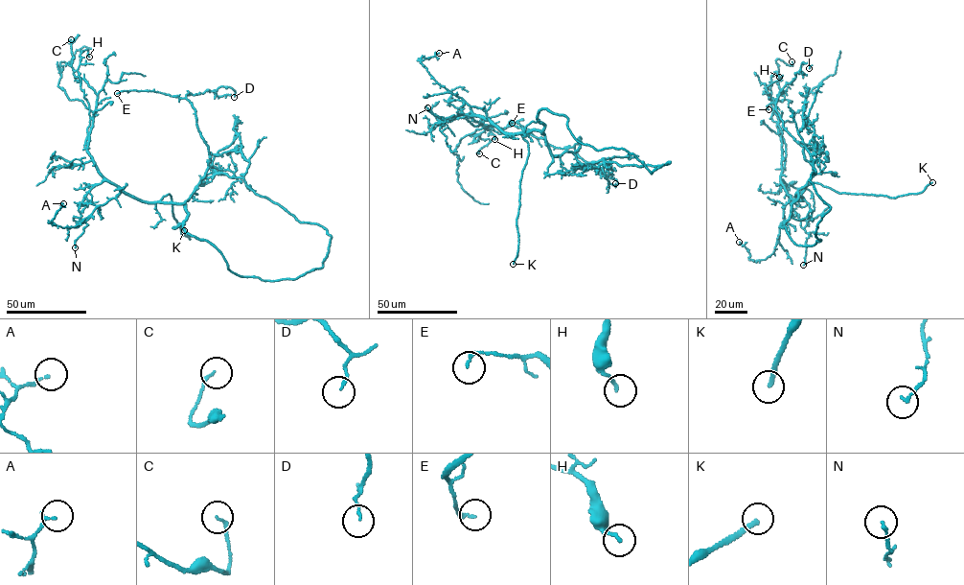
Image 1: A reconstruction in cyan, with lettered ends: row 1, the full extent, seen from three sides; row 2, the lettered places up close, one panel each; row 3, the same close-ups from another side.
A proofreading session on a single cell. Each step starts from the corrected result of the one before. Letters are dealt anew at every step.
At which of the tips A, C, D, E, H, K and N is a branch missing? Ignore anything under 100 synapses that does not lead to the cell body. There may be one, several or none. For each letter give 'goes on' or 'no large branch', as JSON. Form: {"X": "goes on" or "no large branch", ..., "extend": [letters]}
{"A": "no large branch", "C": "no large branch", "D": "no large branch", "E": "no large branch", "H": "no large branch", "K": "goes on", "N": "no large branch", "extend": ["K"]}

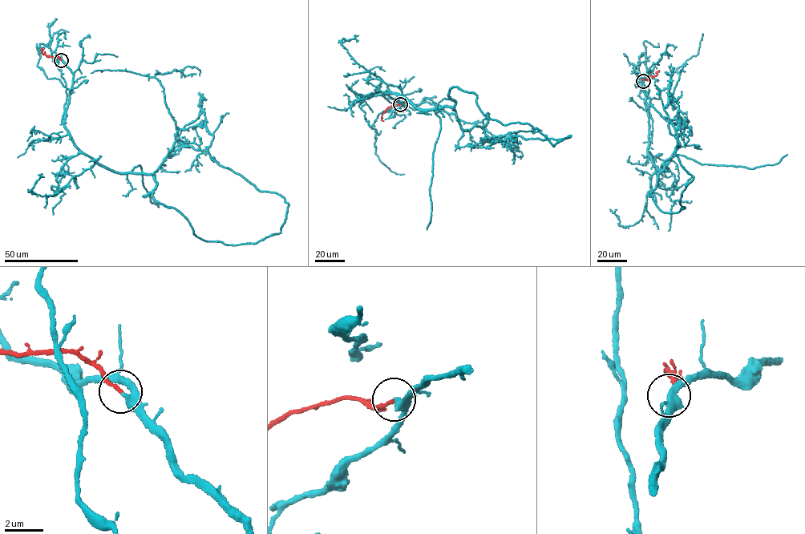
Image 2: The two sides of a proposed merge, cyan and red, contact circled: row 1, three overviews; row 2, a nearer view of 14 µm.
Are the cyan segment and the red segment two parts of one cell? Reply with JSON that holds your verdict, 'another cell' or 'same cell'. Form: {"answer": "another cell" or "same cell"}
{"answer": "same cell"}

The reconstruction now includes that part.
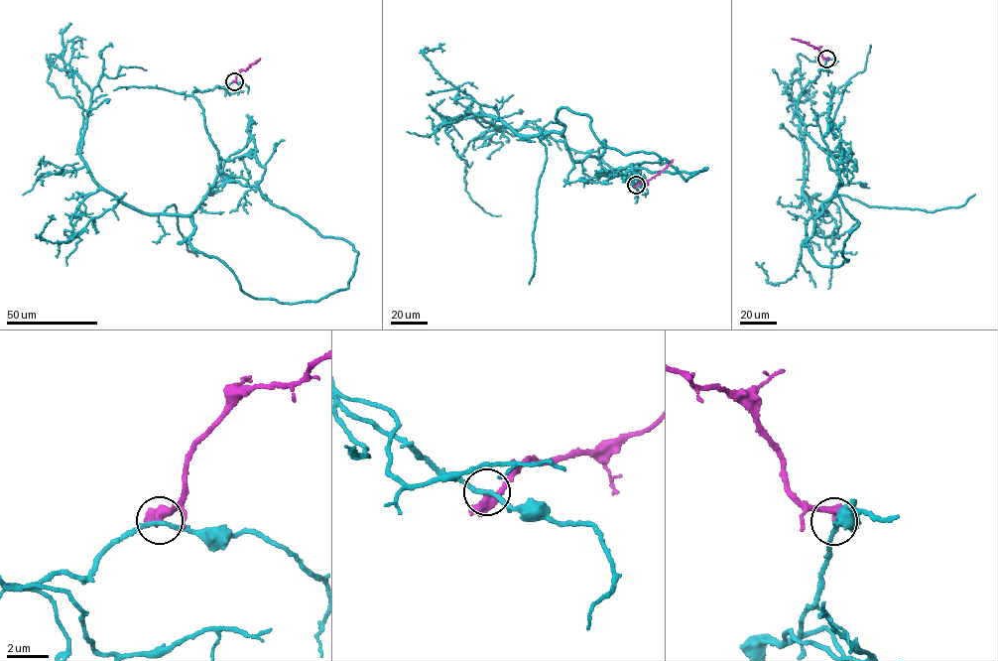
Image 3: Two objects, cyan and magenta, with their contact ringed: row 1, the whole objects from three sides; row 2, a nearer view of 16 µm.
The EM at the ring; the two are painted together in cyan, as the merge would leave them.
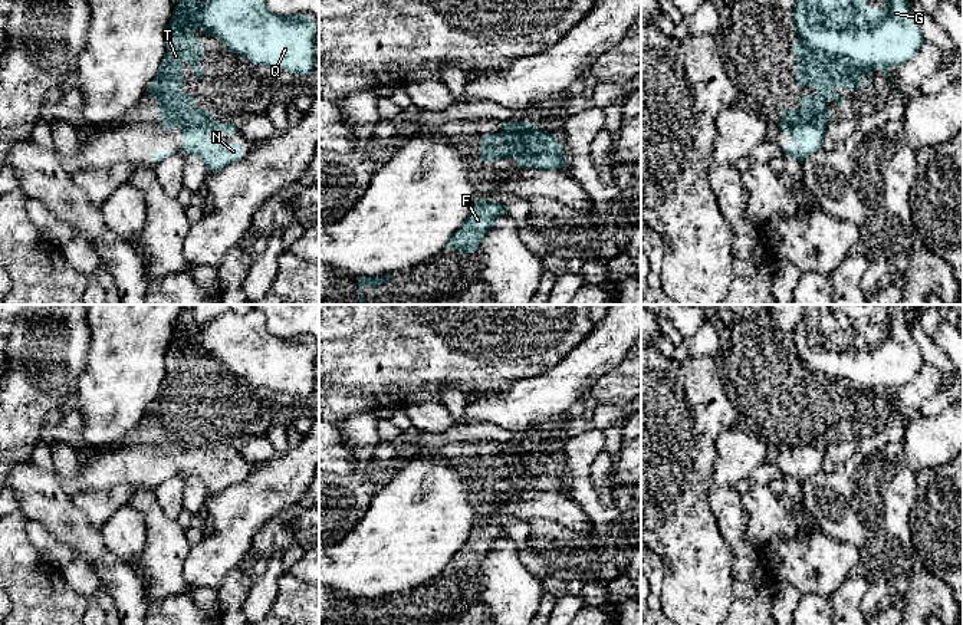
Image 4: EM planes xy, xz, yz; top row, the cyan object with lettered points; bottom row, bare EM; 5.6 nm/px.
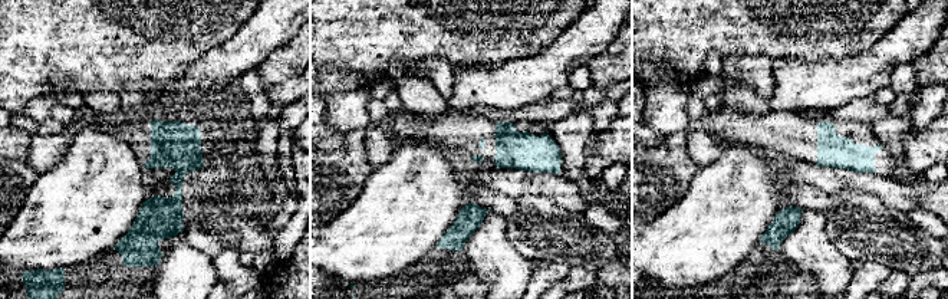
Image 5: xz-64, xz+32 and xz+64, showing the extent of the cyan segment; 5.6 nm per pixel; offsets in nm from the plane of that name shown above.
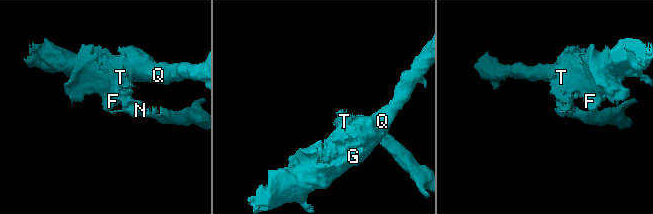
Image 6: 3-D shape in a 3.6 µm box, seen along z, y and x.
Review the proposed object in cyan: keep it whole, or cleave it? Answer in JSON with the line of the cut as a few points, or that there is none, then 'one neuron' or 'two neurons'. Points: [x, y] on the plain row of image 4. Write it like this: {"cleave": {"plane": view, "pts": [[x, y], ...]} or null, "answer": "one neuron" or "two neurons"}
{"cleave": {"plane": "xz", "pts": [[518, 444], [508, 451], [521, 457], [505, 463]]}, "answer": "two neurons"}

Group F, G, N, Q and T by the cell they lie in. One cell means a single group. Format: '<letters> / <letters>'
F G Q T / N

